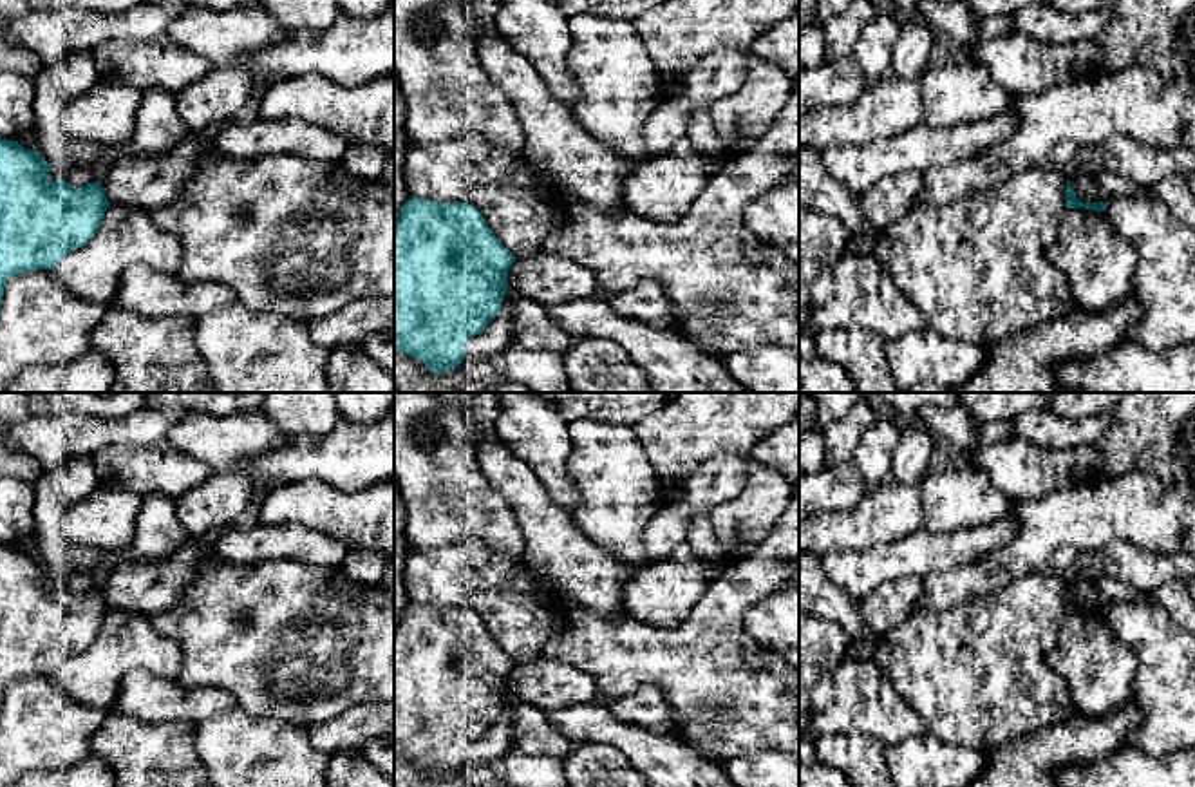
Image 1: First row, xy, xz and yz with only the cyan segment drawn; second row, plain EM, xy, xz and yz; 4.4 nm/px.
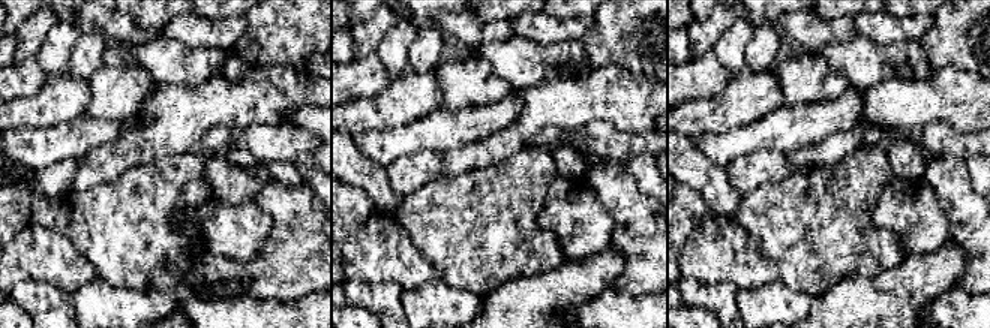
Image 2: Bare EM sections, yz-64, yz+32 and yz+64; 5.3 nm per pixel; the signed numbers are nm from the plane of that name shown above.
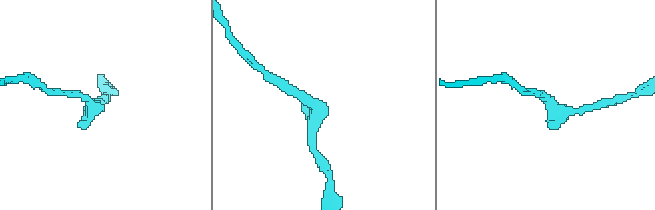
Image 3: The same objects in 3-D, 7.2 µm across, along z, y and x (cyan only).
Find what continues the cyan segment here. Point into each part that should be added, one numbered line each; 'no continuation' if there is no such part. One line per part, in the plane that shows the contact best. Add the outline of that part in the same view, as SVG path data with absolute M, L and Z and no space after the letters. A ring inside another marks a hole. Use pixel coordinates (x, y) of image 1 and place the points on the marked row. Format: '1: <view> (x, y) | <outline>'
no continuation

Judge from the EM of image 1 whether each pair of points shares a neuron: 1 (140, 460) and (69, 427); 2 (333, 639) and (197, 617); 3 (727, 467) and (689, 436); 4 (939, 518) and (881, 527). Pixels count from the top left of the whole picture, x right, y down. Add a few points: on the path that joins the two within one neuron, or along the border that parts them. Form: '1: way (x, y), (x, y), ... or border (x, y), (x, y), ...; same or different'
1: border (154, 445), (103, 445), (91, 456); different
2: way (299, 639), (244, 630), (232, 623); same
3: border (749, 453), (716, 453), (682, 483); different
4: border (919, 483), (922, 527); different

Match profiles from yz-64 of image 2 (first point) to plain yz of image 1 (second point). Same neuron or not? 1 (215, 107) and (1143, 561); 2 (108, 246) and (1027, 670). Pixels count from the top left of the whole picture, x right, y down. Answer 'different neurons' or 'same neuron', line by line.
1: different neurons
2: same neuron

